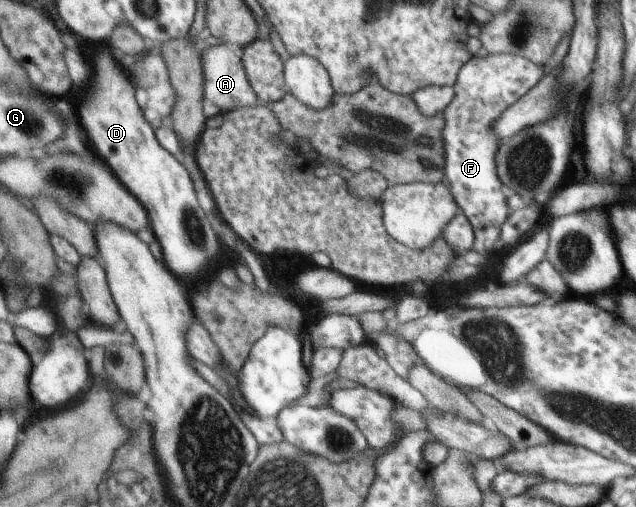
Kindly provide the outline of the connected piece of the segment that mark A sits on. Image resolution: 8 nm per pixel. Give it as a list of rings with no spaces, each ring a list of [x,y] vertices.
[[[226,43],[216,46],[204,45],[204,51],[201,54],[203,55],[205,77],[204,99],[208,99],[210,103],[214,103],[216,107],[219,107],[224,112],[253,106],[260,102],[249,84],[239,49],[233,48]]]

